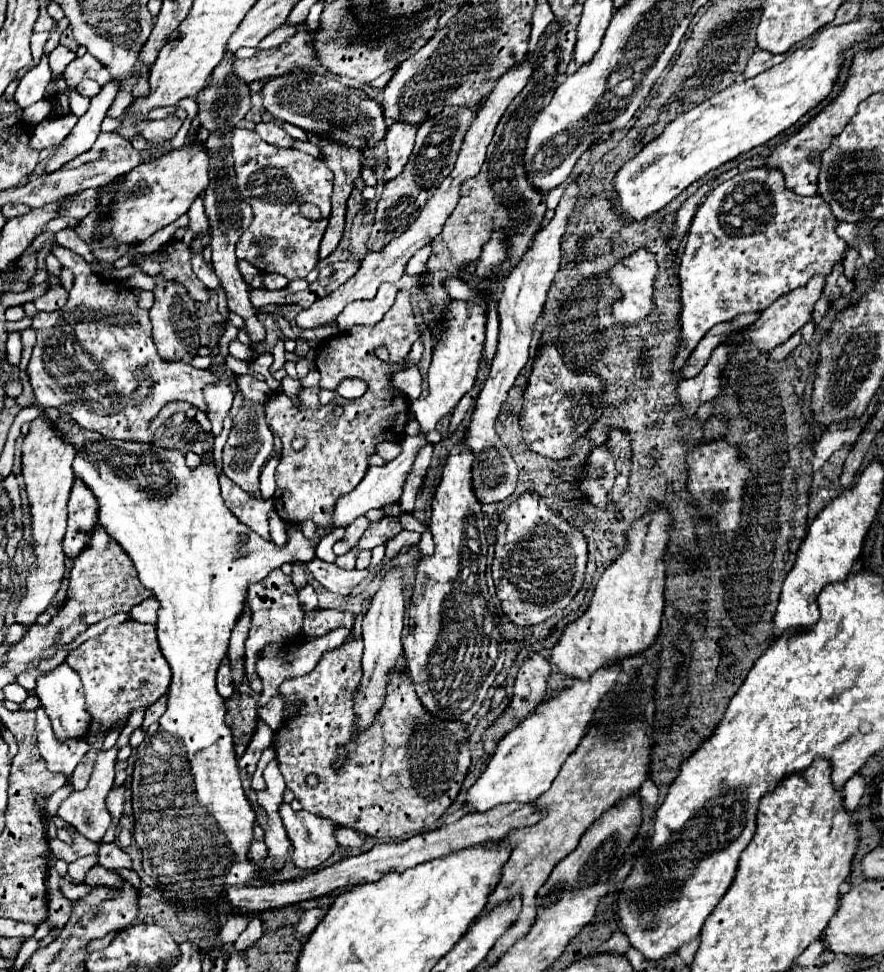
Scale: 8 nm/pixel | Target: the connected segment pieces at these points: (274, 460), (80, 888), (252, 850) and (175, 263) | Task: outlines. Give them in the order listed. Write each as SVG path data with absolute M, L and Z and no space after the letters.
M275 453L271 455L271 459L265 463L263 471L261 471L261 493L265 499L271 499L271 495L275 493L275 469L281 461L281 455Z
M61 881L61 891L63 891L63 895L65 895L67 899L77 901L77 899L81 899L83 895L87 895L87 893L91 891L91 887L89 887L87 883L79 883L79 885L67 885L65 881Z
M259 825L253 827L253 841L251 841L247 857L257 863L263 863L263 857L267 857L267 847L263 845L263 829Z
M171 239L161 253L155 253L153 257L147 257L141 265L141 271L145 275L159 275L165 281L179 283L187 289L187 293L193 293L195 301L207 303L209 291L199 279L195 277L191 269L191 251L189 245L185 245L181 239Z

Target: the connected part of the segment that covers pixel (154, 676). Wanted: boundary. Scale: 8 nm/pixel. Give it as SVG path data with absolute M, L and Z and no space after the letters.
M133 619L117 627L107 627L105 633L85 641L79 649L69 653L67 665L81 677L91 719L99 721L105 729L125 723L133 709L153 705L167 693L171 681L171 669L159 649L155 625L137 623Z

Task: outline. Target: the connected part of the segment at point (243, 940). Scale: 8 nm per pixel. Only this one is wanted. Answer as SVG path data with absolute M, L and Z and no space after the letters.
M247 913L247 919L249 919L247 929L235 941L235 949L237 951L245 951L247 947L251 947L253 943L257 943L263 937L263 925L261 925L259 915L257 913Z

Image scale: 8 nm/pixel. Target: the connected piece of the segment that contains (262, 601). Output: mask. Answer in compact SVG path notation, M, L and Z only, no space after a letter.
M275 569L271 571L263 581L257 581L255 585L249 587L247 591L247 601L251 605L251 611L253 611L253 617L251 617L251 635L247 639L247 655L245 655L245 671L247 671L247 681L251 685L251 689L255 693L261 693L263 691L263 685L261 685L261 679L255 671L255 663L259 661L263 649L269 645L269 643L291 643L291 641L297 641L303 637L303 607L299 605L299 599L297 599L297 591L291 583L291 577L285 575L281 569Z

